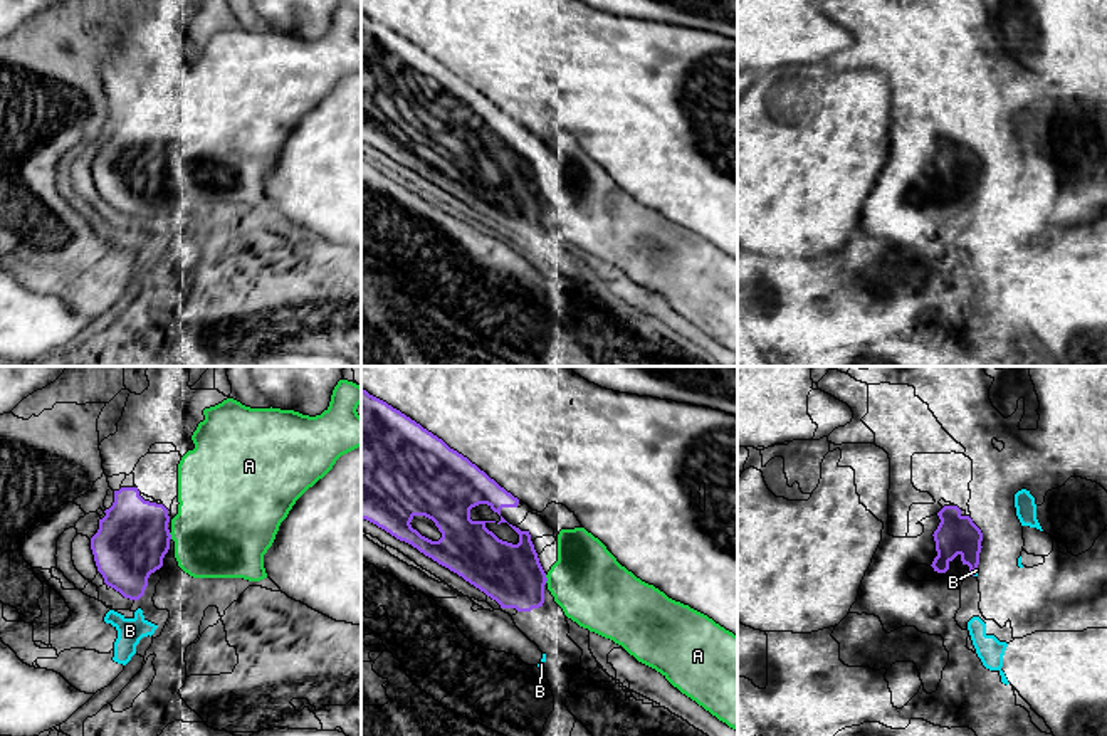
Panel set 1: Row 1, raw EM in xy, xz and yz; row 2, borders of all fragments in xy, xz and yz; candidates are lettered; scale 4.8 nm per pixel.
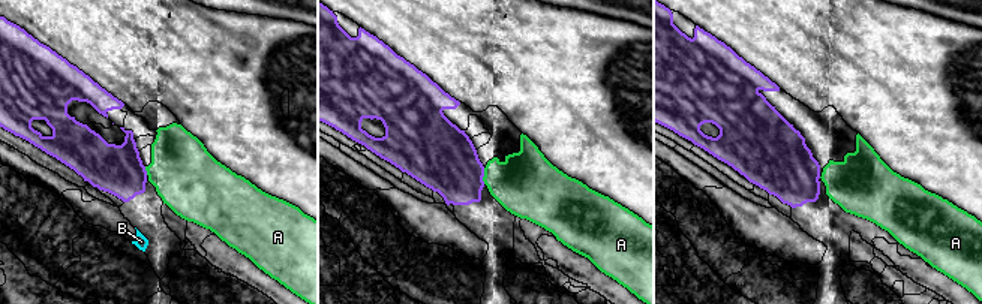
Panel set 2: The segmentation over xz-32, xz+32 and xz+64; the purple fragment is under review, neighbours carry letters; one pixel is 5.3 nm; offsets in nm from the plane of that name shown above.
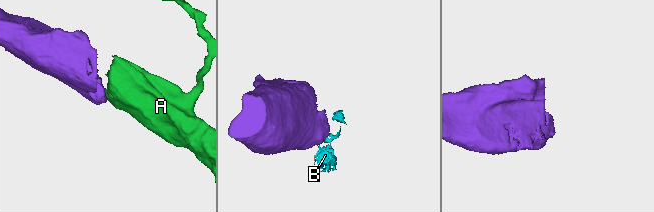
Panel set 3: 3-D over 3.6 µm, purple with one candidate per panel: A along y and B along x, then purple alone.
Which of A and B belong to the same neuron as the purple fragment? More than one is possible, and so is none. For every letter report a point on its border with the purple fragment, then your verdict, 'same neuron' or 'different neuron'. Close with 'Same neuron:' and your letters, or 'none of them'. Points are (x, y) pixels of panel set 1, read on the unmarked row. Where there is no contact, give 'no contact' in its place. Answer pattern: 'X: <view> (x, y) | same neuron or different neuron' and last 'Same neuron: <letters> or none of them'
A: xz (546, 202) | same neuron
B: yz (975, 194) | different neuron
Same neuron: A

